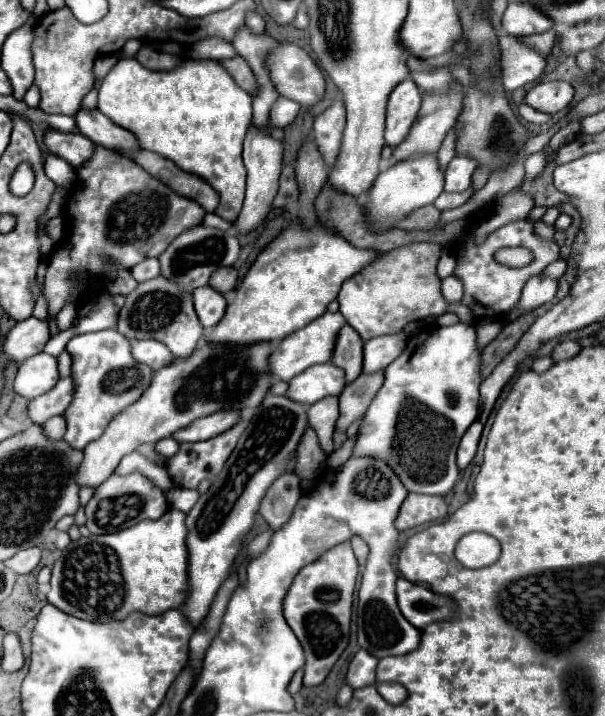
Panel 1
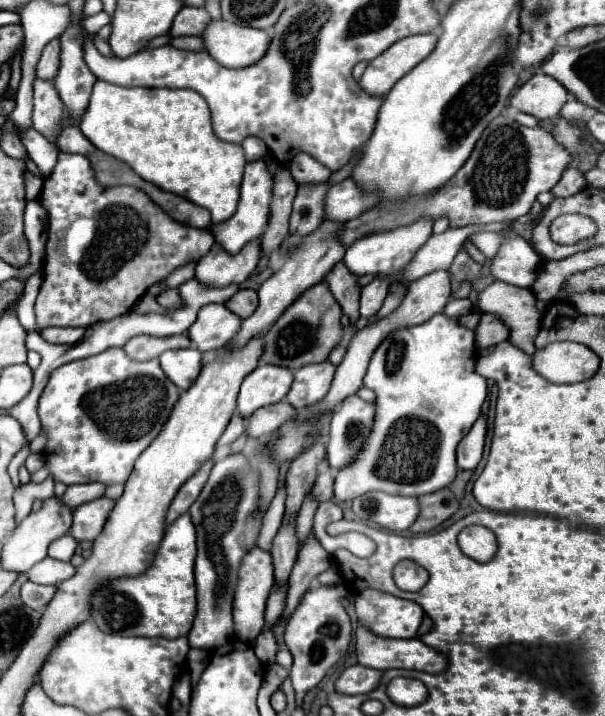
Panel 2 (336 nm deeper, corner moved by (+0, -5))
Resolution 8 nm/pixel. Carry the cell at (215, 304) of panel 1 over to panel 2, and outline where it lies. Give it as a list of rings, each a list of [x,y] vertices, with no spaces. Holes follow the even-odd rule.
[[[208,304],[200,310],[198,320],[190,326],[188,338],[200,352],[224,348],[240,330],[240,318],[222,304]]]

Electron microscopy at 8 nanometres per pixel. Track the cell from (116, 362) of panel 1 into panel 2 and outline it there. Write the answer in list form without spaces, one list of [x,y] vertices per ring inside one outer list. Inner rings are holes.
[[[110,348],[86,360],[58,366],[50,374],[38,402],[38,418],[46,434],[46,474],[52,476],[54,482],[64,482],[66,486],[88,482],[102,482],[106,486],[124,484],[134,468],[136,458],[142,454],[142,450],[146,450],[146,446],[150,446],[170,418],[178,396],[180,390],[166,378],[158,360],[136,362],[130,360],[122,348]]]

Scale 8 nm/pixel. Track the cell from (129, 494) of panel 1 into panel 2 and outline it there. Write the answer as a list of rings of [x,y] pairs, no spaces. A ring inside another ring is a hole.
[[[98,498],[86,504],[80,504],[72,510],[72,526],[70,526],[70,536],[80,544],[84,540],[94,542],[98,534],[104,528],[104,522],[114,508],[114,500],[108,498]]]

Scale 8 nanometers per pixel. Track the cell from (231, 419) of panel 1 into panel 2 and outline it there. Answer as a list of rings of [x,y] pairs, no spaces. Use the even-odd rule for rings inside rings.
[[[288,402],[264,406],[262,410],[256,410],[250,418],[246,418],[246,432],[250,438],[262,438],[278,430],[278,426],[294,420],[296,416],[298,410],[294,410],[294,406],[290,406]]]

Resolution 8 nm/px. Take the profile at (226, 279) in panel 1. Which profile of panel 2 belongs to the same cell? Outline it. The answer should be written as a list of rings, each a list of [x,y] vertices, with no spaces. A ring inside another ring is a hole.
[[[238,290],[228,302],[226,302],[226,308],[230,312],[234,312],[238,318],[248,318],[250,314],[254,314],[258,306],[258,294],[254,290]]]

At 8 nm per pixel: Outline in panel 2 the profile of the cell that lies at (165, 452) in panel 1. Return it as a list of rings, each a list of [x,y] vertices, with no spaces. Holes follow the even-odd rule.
[[[99,482],[75,484],[67,487],[61,500],[64,505],[75,508],[80,504],[102,497],[106,488],[106,485]]]

